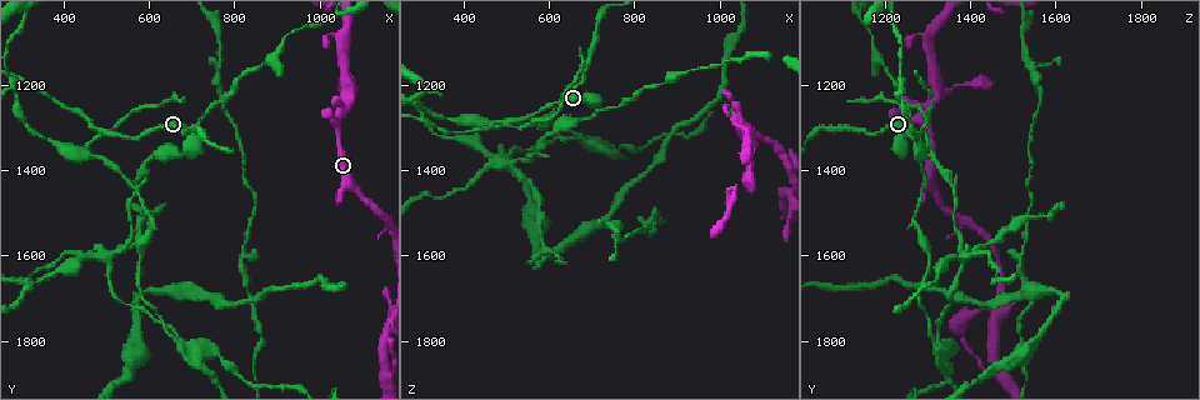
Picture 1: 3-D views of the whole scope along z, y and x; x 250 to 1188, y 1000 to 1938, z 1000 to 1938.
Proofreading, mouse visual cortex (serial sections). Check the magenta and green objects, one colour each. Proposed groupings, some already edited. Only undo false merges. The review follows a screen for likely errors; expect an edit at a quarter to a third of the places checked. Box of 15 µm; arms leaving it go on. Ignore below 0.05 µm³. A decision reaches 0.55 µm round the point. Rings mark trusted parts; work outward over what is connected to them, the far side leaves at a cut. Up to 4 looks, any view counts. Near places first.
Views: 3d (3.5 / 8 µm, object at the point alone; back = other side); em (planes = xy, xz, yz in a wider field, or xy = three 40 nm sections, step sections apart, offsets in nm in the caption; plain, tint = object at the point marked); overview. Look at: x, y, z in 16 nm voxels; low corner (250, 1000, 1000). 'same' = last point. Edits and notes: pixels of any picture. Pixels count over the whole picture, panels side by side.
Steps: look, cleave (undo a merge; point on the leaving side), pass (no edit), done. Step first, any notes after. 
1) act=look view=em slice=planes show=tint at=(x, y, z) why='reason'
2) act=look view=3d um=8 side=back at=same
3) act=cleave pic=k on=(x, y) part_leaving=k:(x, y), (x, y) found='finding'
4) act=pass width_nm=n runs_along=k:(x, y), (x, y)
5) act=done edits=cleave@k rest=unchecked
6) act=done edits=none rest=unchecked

act=look view=3d um=3.5 at=(510, 1305, 1290) why='four or more arms meet'

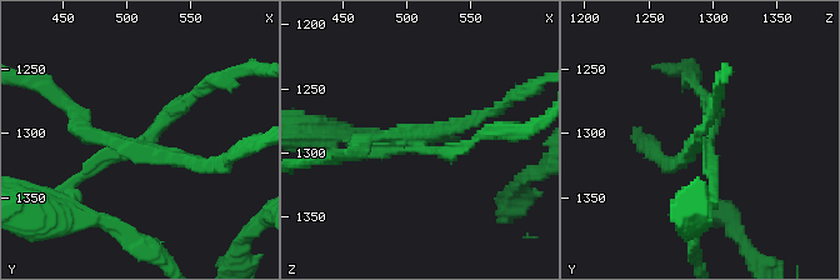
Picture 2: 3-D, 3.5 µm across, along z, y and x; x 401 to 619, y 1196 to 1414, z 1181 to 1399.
act=look view=em slice=xy step=5 show=tint at=(512, 1308, 1288) arms=4 arm_widths_nm=150,150,150,200

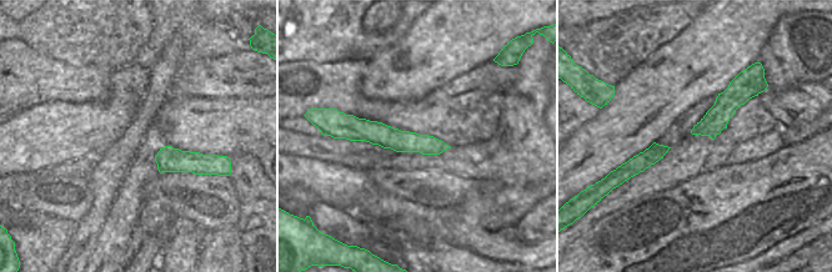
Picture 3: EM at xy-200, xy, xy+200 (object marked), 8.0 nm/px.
act=cleave pic=2 on=(450, 146) width_nm=180 part_leaving=2:(116, 154), (46, 200), (58, 215) found='two cells meet here'

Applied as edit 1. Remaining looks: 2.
act=look view=3d um=8 at=(1040, 1275, 1295) why='sharp bend'

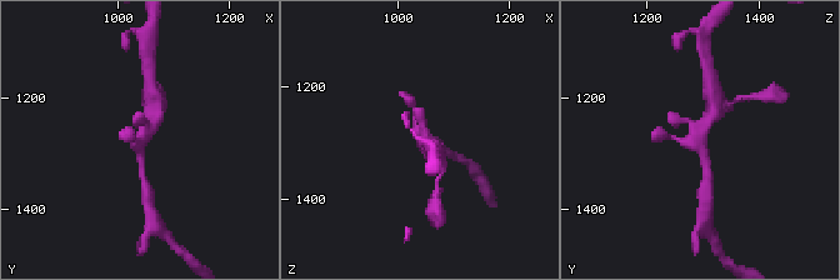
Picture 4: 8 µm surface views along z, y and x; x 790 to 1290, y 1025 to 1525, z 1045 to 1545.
act=look view=3d um=3.5 at=(1040, 1285, 1295)

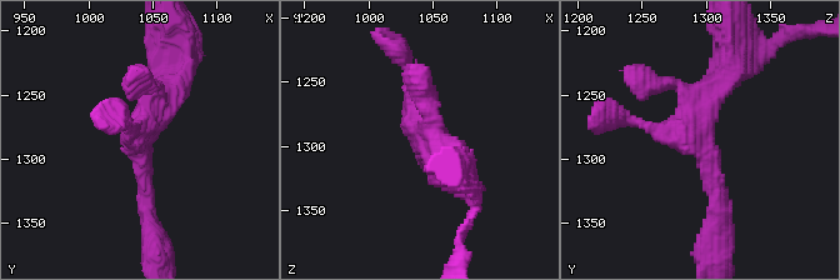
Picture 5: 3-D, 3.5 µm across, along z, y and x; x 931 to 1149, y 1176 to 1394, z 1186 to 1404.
act=pass runs_along=5:(148, 214), (140, 134), (175, 69) found='continuous, no second cell'

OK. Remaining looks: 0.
act=done edits=cleave@2 rest=unchecked

